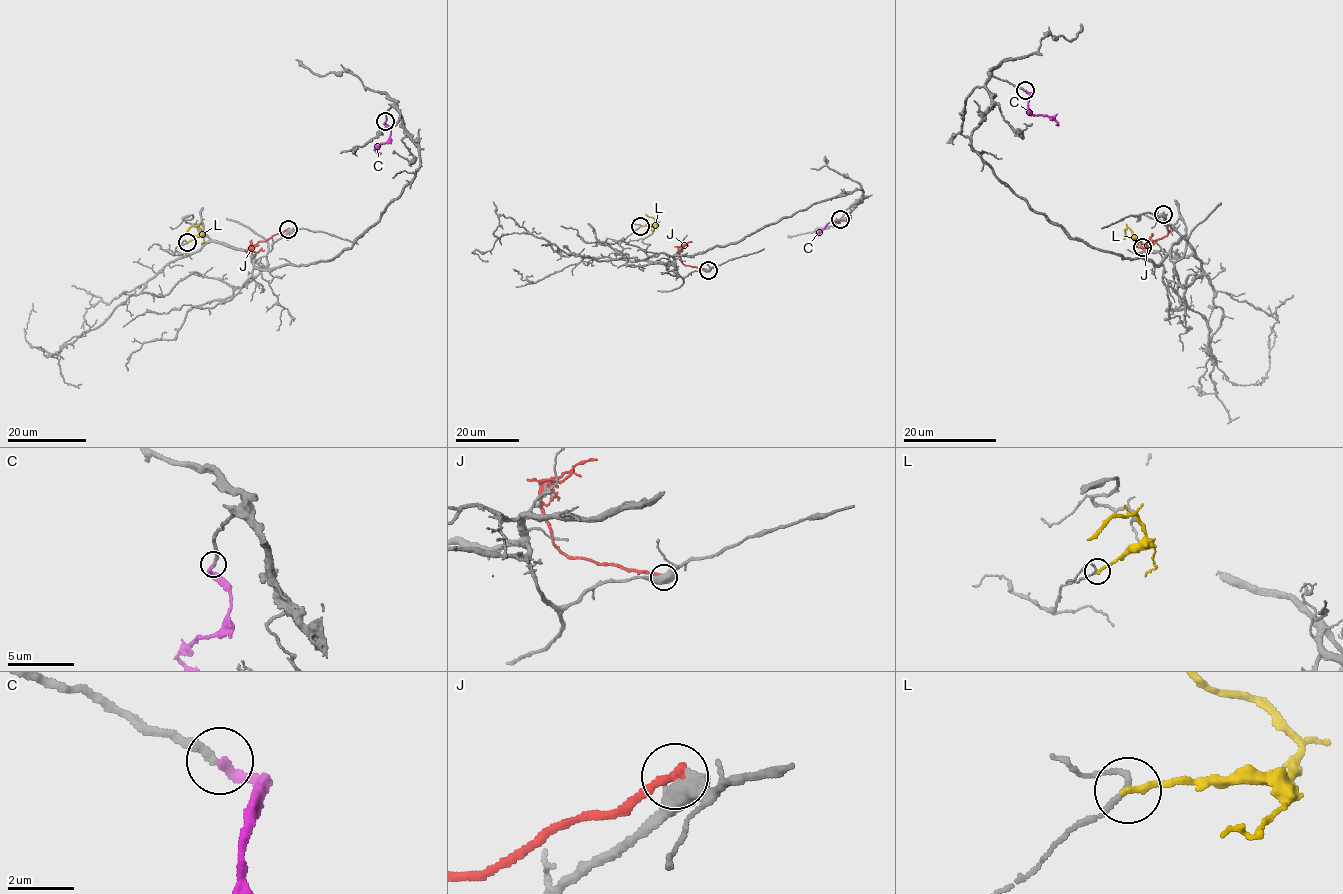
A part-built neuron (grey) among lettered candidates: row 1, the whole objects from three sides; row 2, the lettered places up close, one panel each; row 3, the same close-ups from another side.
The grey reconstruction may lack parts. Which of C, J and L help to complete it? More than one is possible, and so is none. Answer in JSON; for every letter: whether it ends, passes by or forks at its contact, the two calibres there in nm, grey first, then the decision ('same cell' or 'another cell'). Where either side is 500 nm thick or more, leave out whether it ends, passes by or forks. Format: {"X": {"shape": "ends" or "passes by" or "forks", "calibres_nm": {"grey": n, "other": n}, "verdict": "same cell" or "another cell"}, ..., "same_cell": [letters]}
{"C": {"shape": "ends", "calibres_nm": {"grey": 240, "other": 260}, "verdict": "same cell"}, "J": {"calibres_nm": {"grey": 550, "other": 300}, "verdict": "another cell"}, "L": {"shape": "ends", "calibres_nm": {"grey": 150, "other": 200}, "verdict": "another cell"}, "same_cell": ["C"]}

